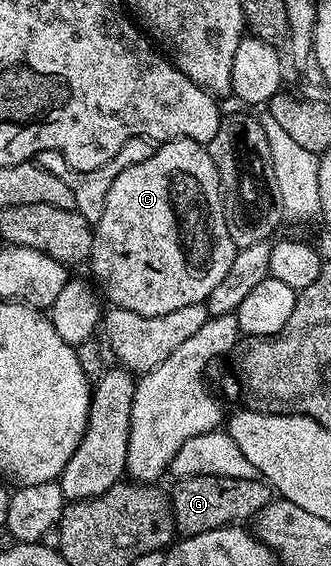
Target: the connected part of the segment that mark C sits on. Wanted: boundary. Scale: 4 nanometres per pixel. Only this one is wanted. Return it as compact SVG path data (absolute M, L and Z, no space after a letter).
M189 139L162 142L149 159L125 167L113 179L105 215L94 222L93 228L95 238L89 266L96 278L91 277L112 306L137 311L137 315L169 315L177 307L206 302L213 287L225 279L225 271L229 271L229 263L235 258L235 244L229 239L229 227L225 227L223 190L219 187L217 167L206 148Z

